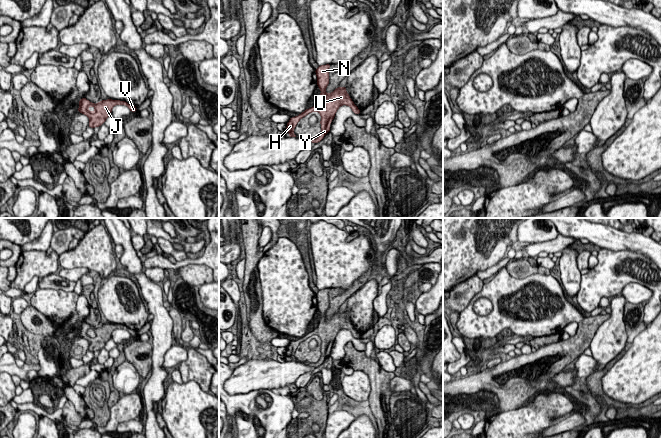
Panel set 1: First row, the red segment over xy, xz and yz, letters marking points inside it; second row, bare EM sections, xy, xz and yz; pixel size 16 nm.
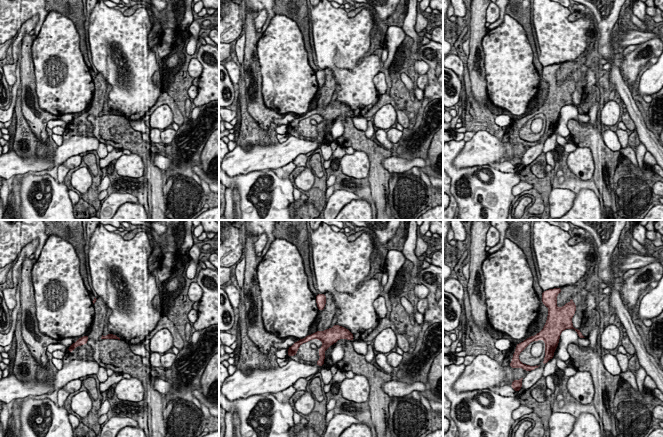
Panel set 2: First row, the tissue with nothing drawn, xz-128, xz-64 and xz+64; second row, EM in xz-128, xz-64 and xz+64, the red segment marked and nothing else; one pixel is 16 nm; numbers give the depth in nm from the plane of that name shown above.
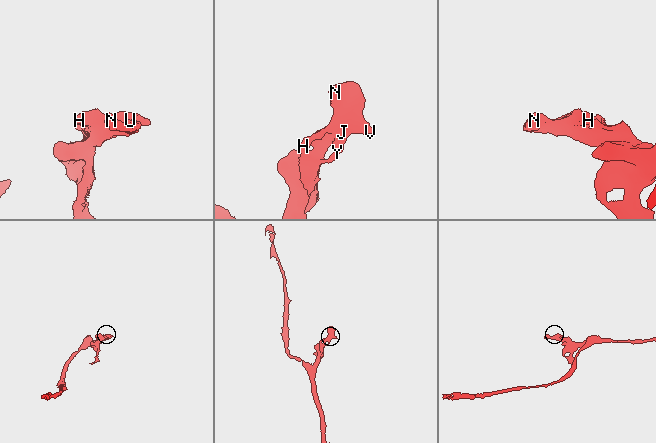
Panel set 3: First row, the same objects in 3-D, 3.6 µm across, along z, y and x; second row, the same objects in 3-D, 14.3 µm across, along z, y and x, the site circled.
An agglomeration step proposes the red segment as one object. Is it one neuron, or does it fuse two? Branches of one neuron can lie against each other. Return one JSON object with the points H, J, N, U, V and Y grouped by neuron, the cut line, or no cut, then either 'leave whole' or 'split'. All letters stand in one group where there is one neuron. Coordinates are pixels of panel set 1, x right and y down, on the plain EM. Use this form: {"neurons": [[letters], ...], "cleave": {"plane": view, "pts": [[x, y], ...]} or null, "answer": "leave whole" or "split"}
{"neurons": [["H", "J", "N", "U", "V", "Y"]], "cleave": null, "answer": "leave whole"}

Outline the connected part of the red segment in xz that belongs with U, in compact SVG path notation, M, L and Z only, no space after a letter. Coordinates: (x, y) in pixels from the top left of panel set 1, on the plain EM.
M331 288L321 289L316 294L317 310L321 314L320 321L317 324L317 328L313 331L306 333L304 336L296 341L291 341L287 347L286 356L288 361L296 361L293 357L299 344L311 336L319 336L321 339L321 357L317 363L308 363L311 367L320 366L324 360L330 356L330 347L334 343L338 332L342 329L349 330L353 337L361 338L361 334L357 332L354 326L351 324L349 318L346 316L346 311L337 311L332 317L327 318L325 313L329 309L329 291Z

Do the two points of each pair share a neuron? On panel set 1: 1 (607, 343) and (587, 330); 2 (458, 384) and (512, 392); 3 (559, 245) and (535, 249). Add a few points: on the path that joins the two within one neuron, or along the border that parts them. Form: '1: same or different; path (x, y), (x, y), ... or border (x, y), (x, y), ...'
1: different; border (609, 317), (599, 326), (589, 346)
2: same; path (471, 384), (496, 384), (499, 387)
3: same; path (553, 246), (541, 247)

